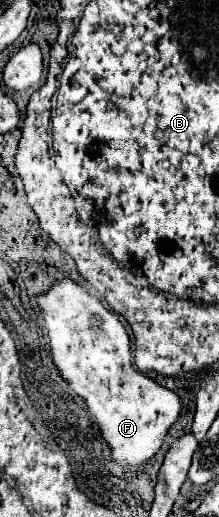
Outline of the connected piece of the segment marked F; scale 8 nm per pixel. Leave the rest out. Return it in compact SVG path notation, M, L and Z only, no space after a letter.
M62 278L52 286L48 294L38 296L38 308L42 310L42 316L46 320L52 354L60 368L60 374L72 384L74 392L78 392L80 398L88 402L90 414L98 420L102 436L112 448L114 462L132 468L150 460L160 450L168 428L180 416L182 410L180 398L172 390L160 386L152 378L148 378L146 374L134 368L130 354L130 338L118 316L110 312L110 308L106 308L96 296L90 296L84 288L80 288L72 280Z

